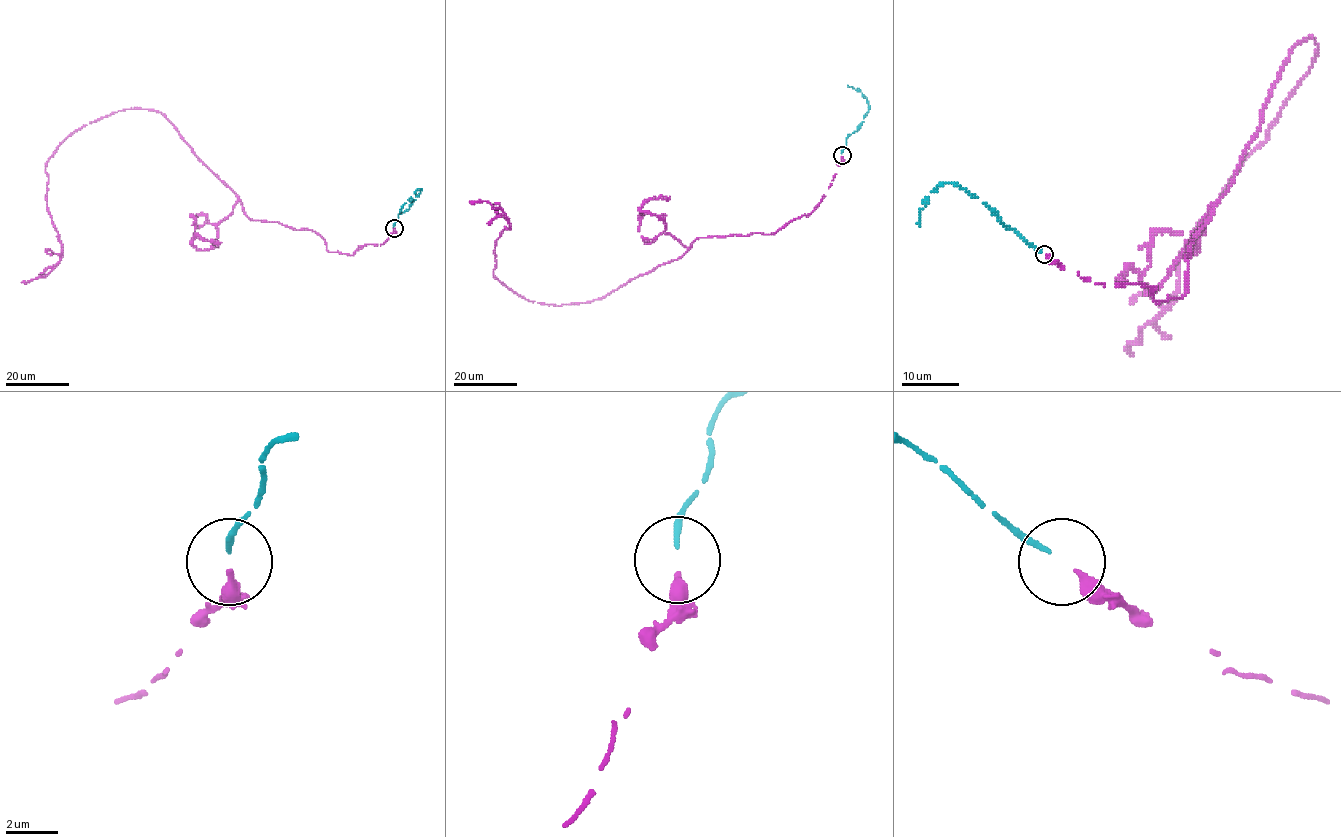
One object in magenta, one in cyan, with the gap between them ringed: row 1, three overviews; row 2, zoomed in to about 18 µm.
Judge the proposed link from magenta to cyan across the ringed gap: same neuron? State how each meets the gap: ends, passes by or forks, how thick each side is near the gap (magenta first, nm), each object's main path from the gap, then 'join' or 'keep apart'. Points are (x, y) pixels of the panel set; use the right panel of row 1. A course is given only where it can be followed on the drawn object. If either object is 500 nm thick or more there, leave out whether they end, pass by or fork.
magenta ends | cyan ends | 340/190 nm | magenta via (1047, 255), (1103, 286), (1145, 284), (1158, 305), (1180, 299), (1194, 237), (1313, 37), (1310, 69), (1129, 354) | cyan via (1041, 253), (978, 198), (956, 185), (940, 183), (932, 190), (920, 211), (919, 225) | join

